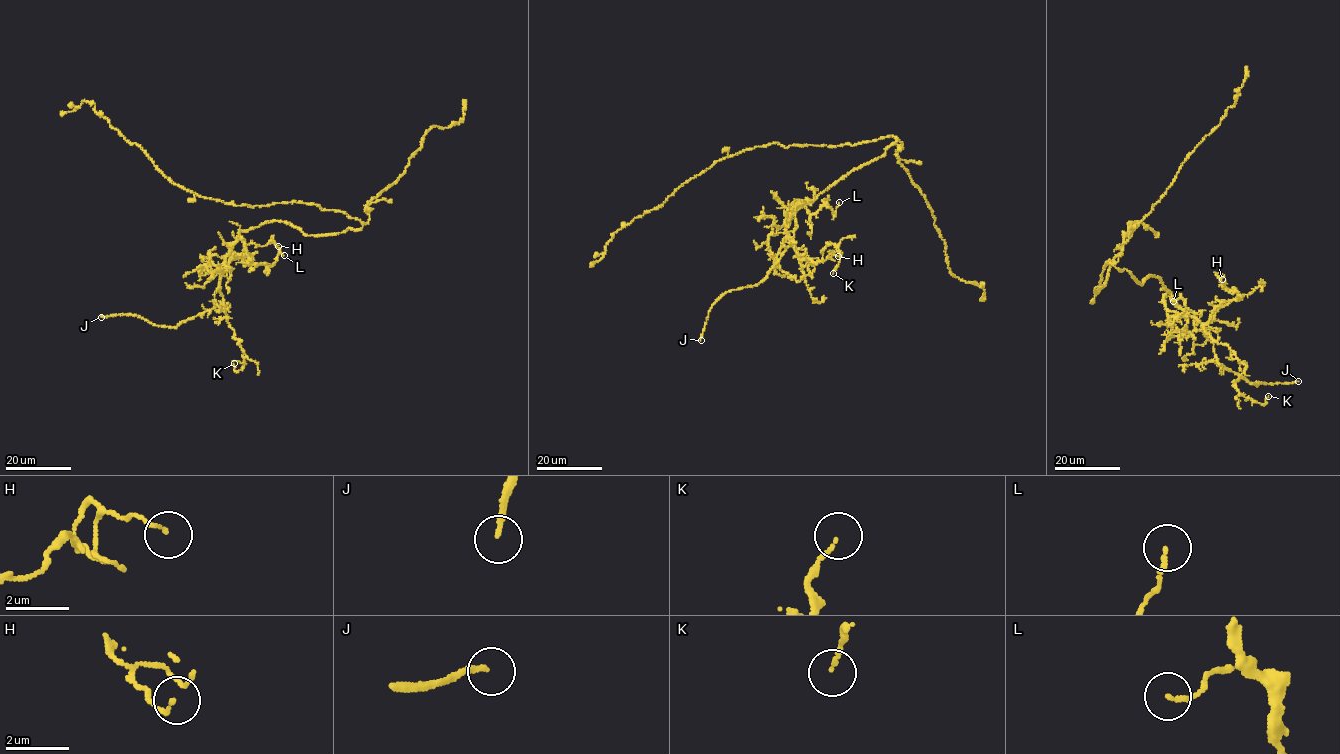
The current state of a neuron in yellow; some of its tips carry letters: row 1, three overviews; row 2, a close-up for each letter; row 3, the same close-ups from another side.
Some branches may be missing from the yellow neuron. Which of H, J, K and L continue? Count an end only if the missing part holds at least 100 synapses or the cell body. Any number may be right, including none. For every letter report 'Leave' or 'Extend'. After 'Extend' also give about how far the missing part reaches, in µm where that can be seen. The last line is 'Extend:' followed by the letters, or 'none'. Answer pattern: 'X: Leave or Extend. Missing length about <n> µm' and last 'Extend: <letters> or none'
H: Leave
J: Extend. Missing length about 80 µm
K: Leave
L: Leave
Extend: J

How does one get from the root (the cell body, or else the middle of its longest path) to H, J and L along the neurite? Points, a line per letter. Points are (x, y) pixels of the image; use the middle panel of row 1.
H: (896, 138), (882, 155), (791, 213), (787, 237), (805, 274), (811, 275), (809, 263), (838, 256)
J: (896, 138), (882, 155), (791, 213), (791, 244), (760, 282), (716, 302), (701, 340)
L: (896, 138), (812, 201), (789, 206), (798, 202), (813, 214), (827, 205), (833, 214), (839, 202)

